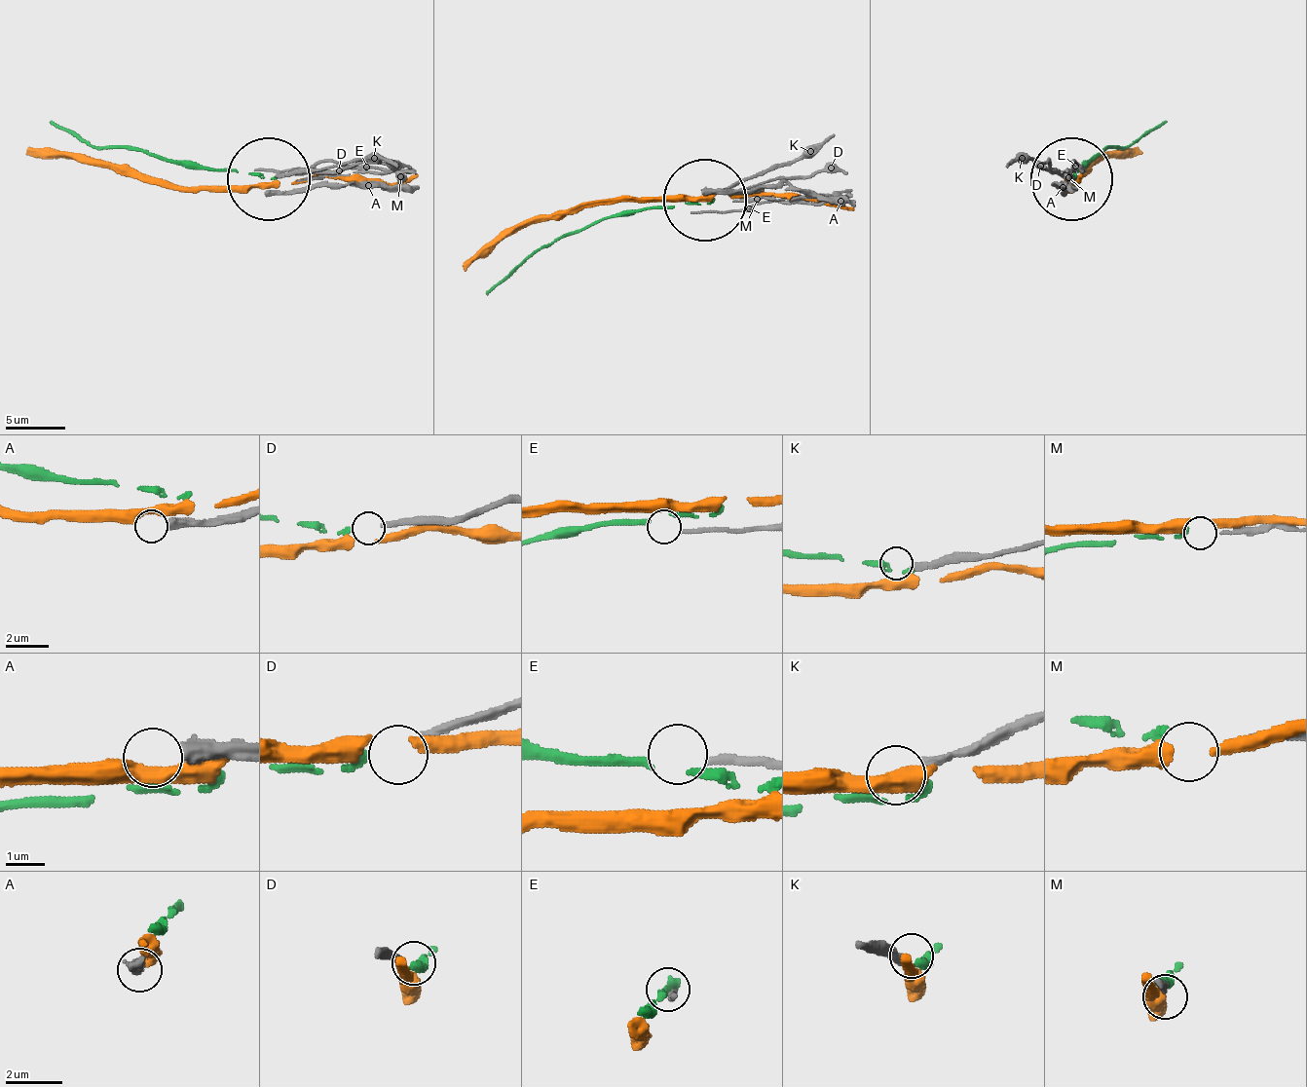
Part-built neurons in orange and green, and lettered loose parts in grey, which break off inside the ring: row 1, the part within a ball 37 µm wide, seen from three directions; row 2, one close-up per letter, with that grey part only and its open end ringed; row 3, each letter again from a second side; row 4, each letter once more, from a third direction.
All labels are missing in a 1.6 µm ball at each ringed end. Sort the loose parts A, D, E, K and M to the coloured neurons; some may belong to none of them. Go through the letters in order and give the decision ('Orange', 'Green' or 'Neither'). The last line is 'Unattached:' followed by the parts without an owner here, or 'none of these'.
A: Neither
D: Green
E: Neither
K: Neither
M: Neither
Unattached: A, E, K, M

